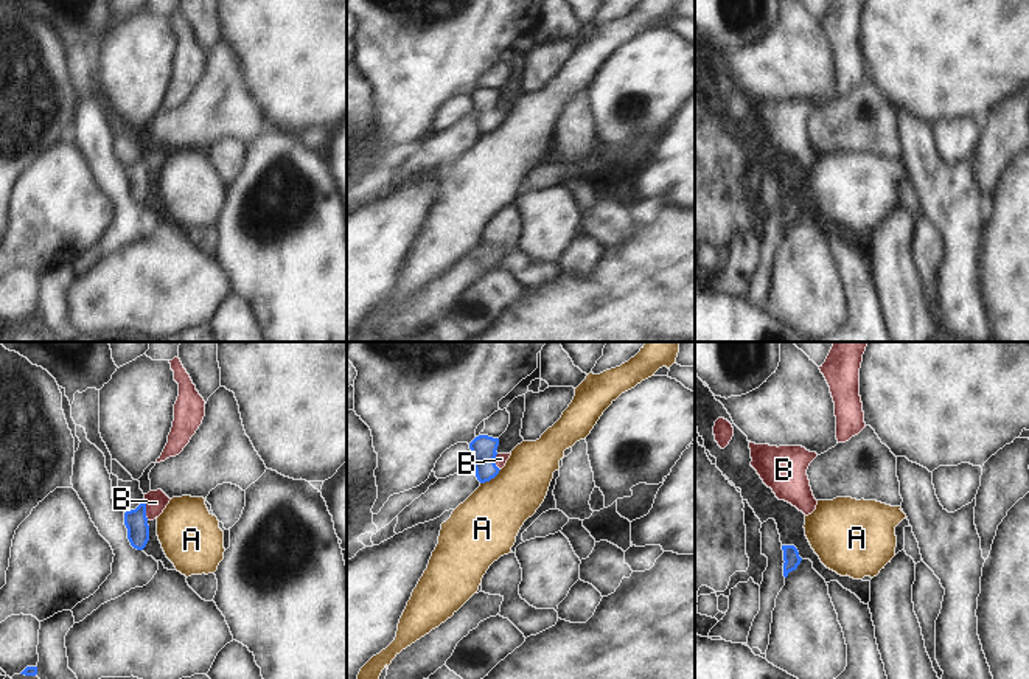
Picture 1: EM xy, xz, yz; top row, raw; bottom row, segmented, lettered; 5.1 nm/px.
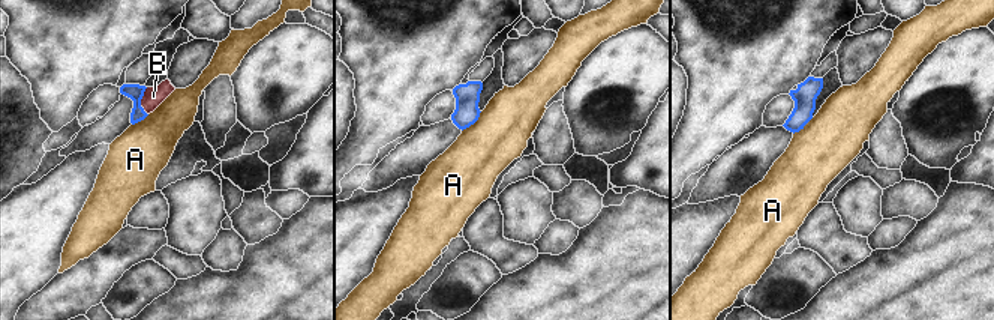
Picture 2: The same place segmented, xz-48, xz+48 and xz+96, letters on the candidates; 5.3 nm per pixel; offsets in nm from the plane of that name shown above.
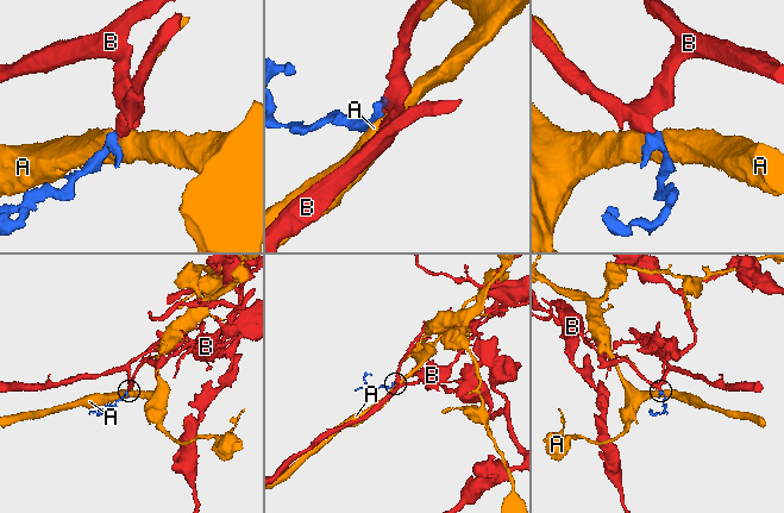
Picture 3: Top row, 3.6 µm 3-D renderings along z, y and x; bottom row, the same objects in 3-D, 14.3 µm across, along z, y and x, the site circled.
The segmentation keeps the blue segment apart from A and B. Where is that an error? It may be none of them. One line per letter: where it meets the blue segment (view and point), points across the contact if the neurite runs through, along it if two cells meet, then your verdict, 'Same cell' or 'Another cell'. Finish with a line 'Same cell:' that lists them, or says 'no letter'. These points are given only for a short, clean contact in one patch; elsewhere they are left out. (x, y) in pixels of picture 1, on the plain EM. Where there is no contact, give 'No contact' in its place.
A: Touches blue at xz (490, 131). Boundary: xz (501, 121), (481, 135). Another cell
B: Touches blue at xy (145, 162). Path across: xy (136, 173), (145, 162), (156, 154). Same cell
Same cell: B

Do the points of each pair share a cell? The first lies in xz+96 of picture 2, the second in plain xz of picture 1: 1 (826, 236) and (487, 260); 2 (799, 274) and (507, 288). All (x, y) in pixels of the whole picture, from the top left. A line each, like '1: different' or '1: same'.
1: different
2: same

